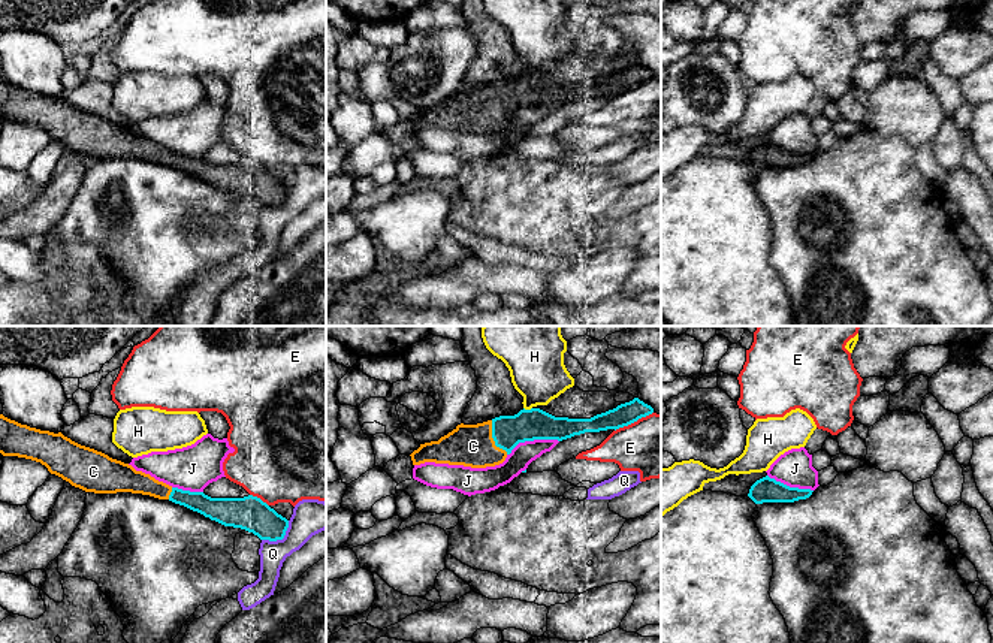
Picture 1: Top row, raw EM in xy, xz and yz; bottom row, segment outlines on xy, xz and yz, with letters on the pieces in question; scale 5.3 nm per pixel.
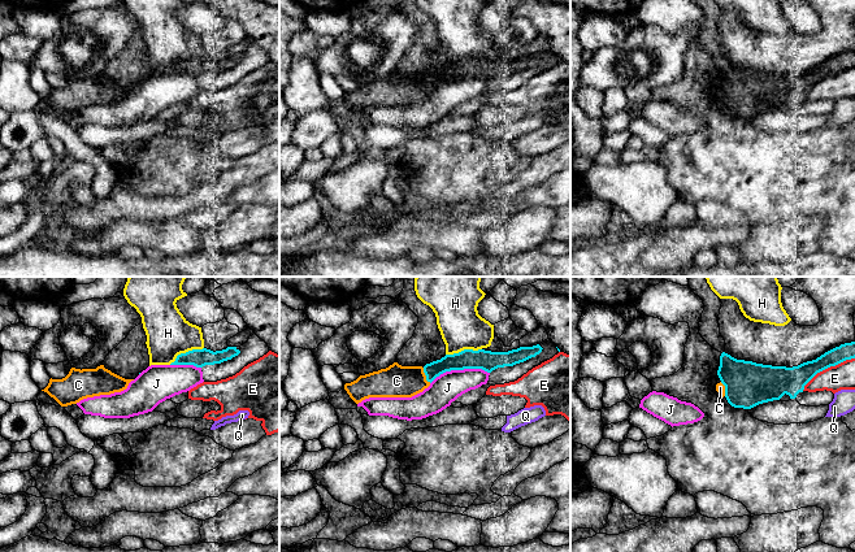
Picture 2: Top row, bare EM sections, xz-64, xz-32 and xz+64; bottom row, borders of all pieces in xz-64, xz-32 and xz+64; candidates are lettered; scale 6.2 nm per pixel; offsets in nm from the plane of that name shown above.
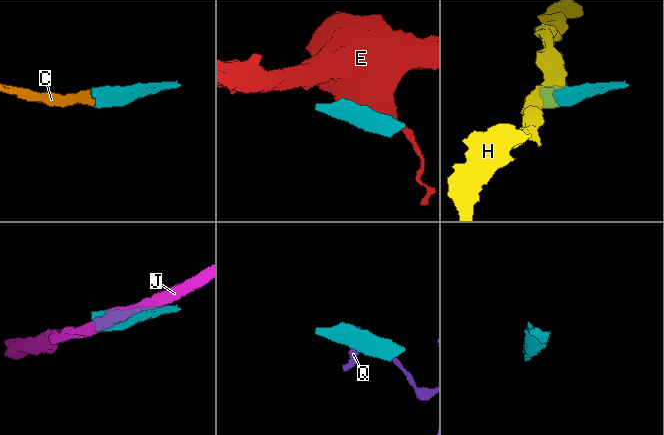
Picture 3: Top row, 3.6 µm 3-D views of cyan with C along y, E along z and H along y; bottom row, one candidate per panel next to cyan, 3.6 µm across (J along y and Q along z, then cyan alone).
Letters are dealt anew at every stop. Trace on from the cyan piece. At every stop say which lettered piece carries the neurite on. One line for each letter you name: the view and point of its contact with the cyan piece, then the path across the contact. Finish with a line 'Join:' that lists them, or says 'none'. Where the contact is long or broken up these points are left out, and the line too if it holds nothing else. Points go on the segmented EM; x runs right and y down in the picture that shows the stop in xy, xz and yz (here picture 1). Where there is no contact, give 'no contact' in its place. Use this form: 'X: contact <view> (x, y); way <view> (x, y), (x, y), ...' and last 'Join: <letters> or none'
C: contact xz (492, 437); way xz (507, 431), (492, 437), (485, 444), (473, 446)
Join: C

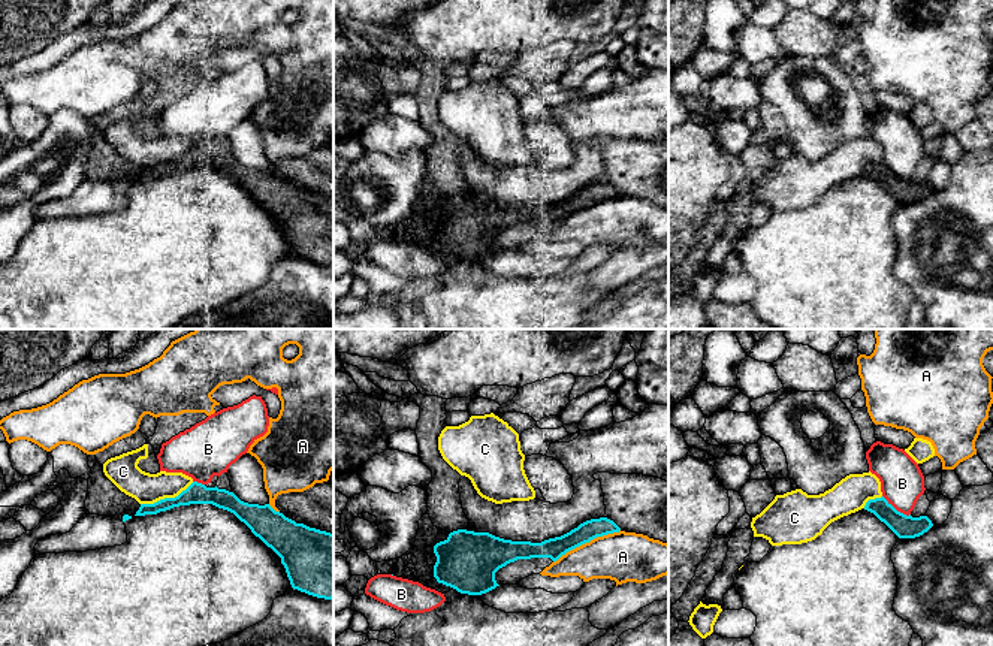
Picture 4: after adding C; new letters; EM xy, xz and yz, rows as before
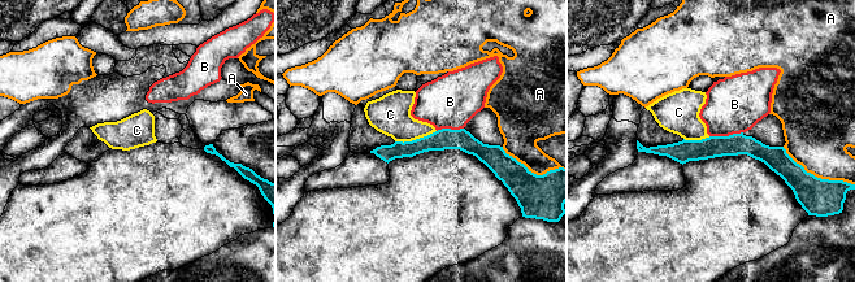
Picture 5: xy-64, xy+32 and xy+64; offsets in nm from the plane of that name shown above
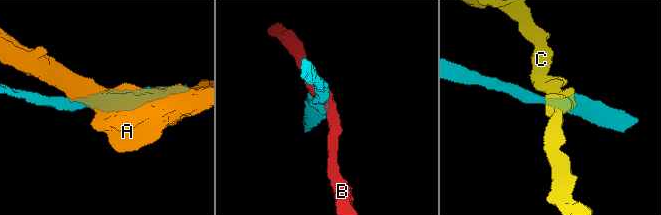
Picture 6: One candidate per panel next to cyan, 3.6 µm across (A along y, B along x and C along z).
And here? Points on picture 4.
Join: none

